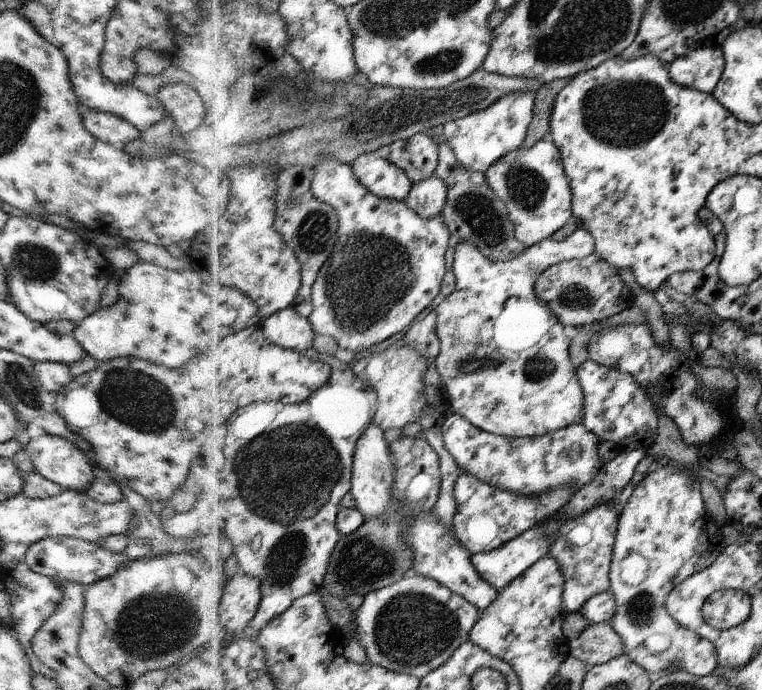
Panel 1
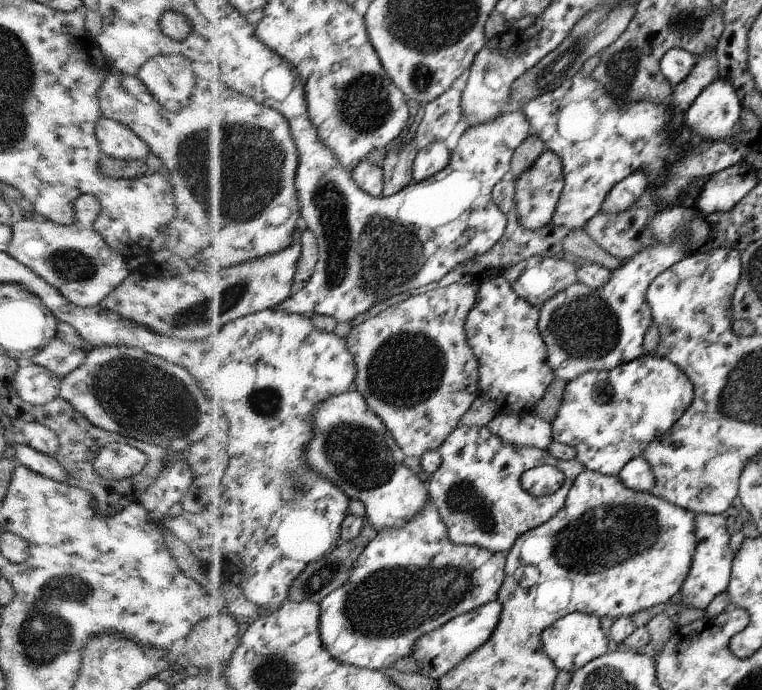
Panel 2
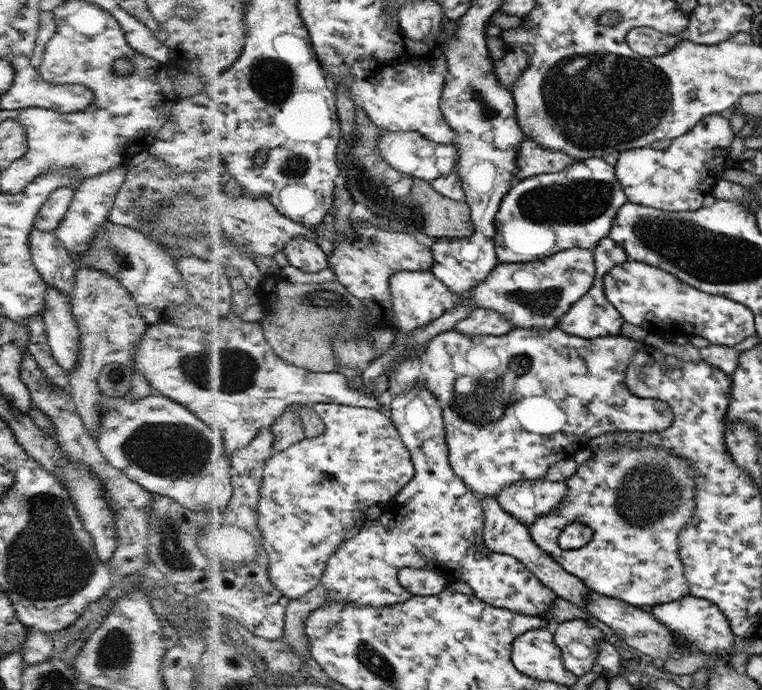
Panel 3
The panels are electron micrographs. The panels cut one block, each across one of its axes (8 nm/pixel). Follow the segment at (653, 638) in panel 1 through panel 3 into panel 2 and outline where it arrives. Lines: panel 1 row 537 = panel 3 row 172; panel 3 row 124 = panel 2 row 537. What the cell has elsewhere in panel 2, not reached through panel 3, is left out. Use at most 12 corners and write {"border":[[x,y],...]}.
{"border":[[696,514],[698,546],[677,599],[705,610],[728,589],[734,555],[722,515]]}

